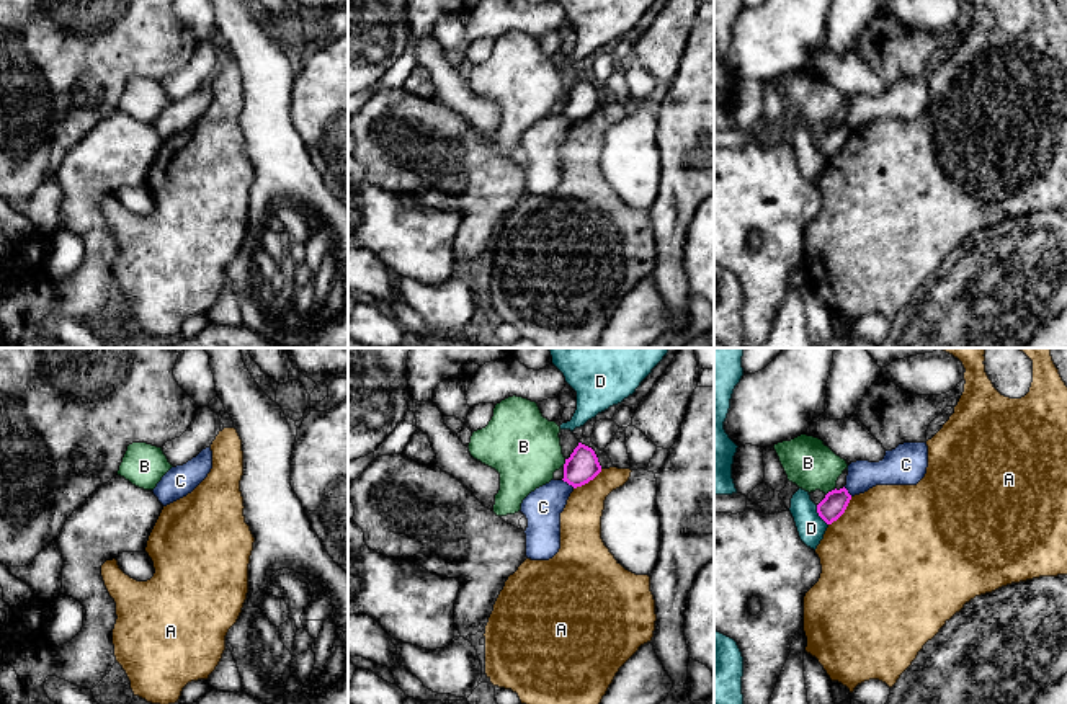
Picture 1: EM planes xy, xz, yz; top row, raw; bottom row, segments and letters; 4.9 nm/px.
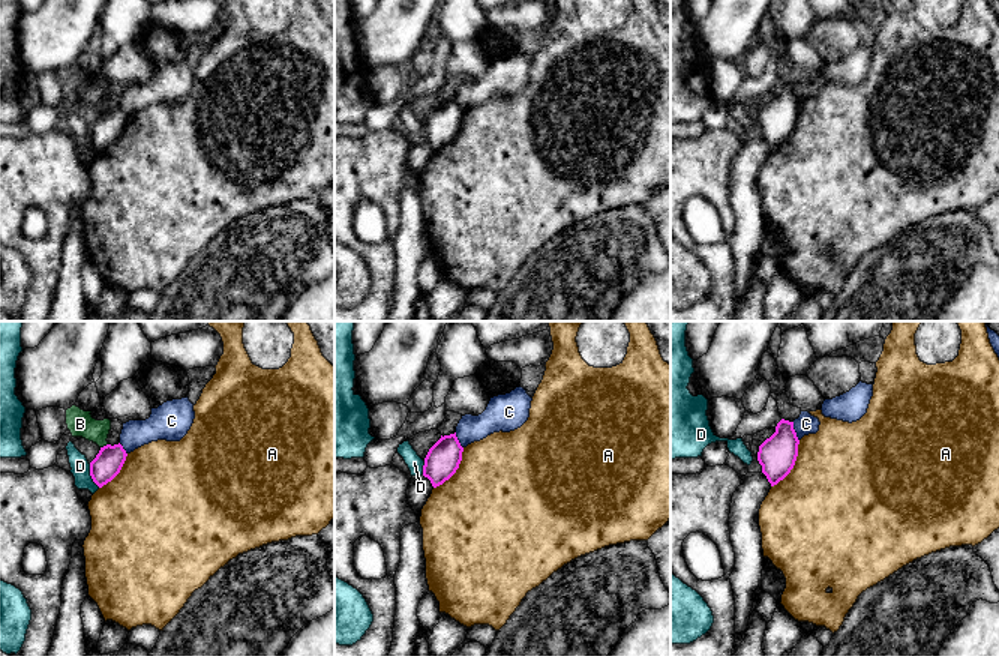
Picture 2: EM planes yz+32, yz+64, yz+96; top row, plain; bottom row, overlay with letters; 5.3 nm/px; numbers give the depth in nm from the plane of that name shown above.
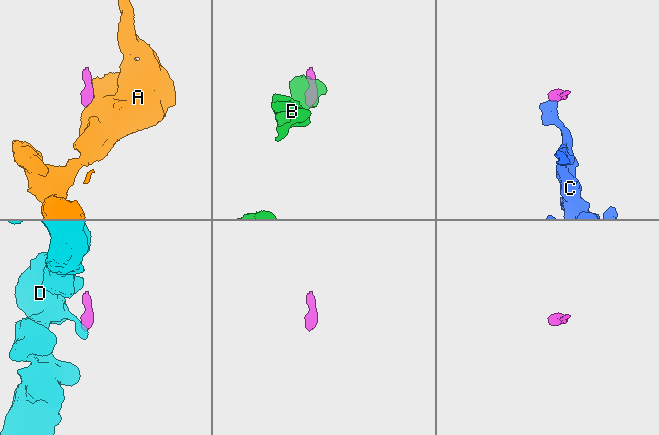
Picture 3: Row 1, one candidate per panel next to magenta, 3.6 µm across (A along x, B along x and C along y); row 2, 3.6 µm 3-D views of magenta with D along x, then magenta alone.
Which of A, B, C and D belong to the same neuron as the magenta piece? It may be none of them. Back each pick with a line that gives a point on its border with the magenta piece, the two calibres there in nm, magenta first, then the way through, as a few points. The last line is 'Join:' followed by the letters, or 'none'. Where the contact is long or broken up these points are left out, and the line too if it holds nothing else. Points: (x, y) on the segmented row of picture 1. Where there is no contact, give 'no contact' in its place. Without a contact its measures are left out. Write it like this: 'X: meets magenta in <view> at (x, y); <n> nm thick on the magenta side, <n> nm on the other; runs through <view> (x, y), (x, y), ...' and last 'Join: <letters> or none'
Join: none

